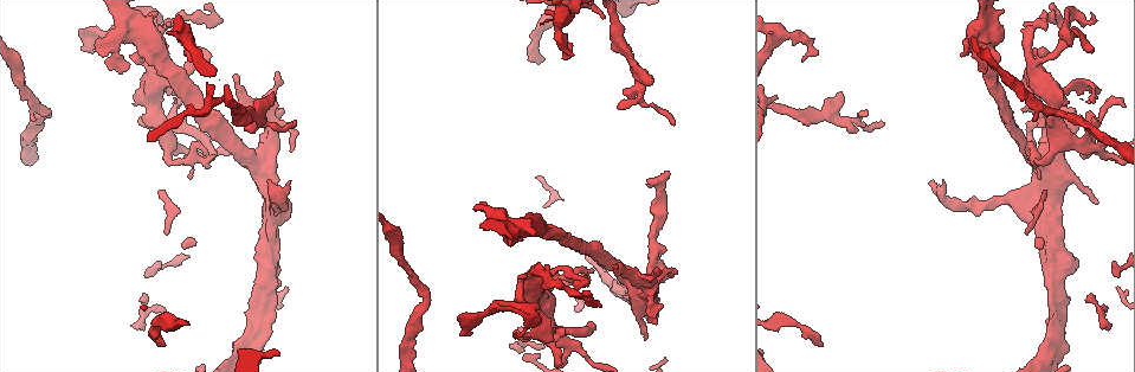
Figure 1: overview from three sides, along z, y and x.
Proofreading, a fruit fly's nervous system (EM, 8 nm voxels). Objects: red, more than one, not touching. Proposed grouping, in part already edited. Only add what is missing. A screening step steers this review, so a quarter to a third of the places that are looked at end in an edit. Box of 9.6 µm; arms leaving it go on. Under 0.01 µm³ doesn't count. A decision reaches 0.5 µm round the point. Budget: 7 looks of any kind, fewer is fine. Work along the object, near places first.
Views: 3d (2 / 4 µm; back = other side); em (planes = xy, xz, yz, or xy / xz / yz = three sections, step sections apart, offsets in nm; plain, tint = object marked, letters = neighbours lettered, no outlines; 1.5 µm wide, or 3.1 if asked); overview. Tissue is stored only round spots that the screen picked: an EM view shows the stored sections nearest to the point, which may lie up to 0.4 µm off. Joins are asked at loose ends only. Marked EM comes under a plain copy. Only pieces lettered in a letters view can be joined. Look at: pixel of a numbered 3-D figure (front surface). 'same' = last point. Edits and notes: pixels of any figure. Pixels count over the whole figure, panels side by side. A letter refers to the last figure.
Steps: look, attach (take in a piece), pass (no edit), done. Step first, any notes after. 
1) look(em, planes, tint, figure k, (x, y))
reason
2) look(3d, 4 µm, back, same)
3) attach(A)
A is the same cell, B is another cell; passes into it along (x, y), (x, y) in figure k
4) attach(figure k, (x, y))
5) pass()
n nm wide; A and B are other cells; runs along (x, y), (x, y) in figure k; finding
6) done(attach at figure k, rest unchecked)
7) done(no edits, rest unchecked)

look(3d, 4 µm, back, figure 1, (1095, 17))
thin end

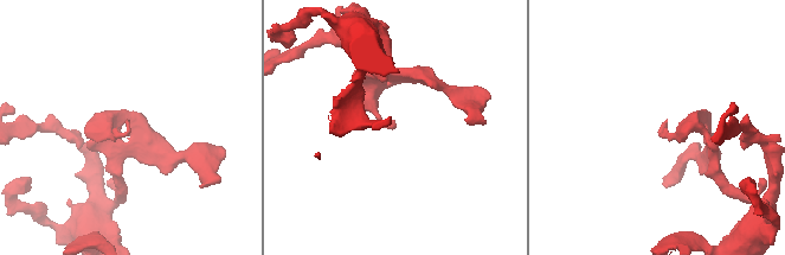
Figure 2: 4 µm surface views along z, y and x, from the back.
look(em, planes, letters, figure 2, (661, 125))
now the EM

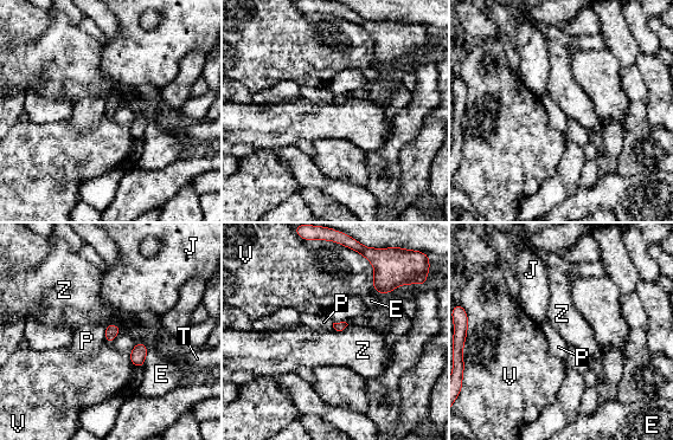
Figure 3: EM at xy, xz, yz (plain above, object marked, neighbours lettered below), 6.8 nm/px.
pass()
E, J, P, T, V and Z are other cells; border along (106, 325), (115, 324), (121, 330) in figure 3; none of them fits

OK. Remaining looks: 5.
look(em, planes, letters, figure 1, (1065, 105))
branch stops here

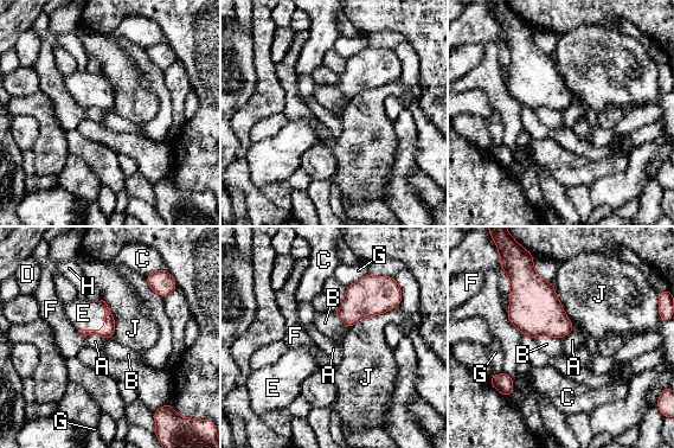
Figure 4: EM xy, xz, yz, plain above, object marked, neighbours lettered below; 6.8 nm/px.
attach(E)
J touches over 340 nm; E is the same cell, A, B, C, D, F, G, H and J are other cells; it goes on there

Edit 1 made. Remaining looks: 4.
look(overview)

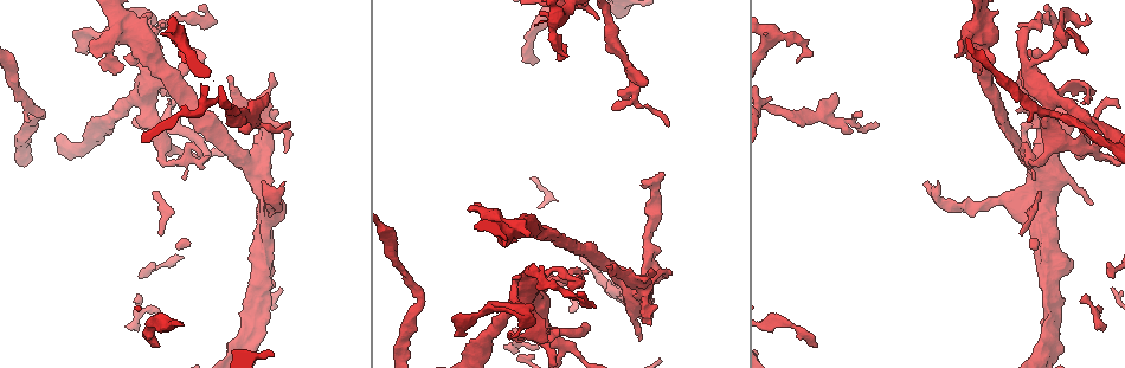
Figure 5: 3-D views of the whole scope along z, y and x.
look(em, planes, letters, figure 5, (1091, 202))
thin end

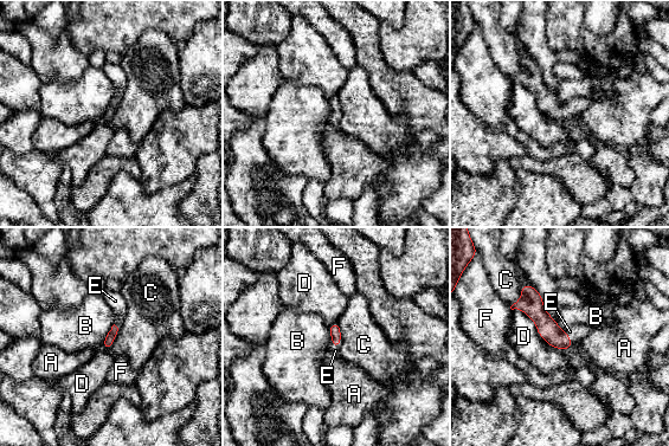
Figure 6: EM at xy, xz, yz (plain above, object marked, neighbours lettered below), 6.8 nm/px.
attach(E)
E is the same cell, A, B, C, D and F are other cells; passes into it along (547, 328), (567, 337), (577, 333) in figure 6; the neuron continues

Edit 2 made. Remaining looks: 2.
done(attach at figure 4, attach at figure 6, rest unchecked)

